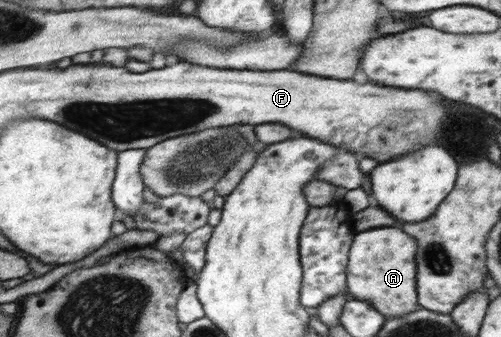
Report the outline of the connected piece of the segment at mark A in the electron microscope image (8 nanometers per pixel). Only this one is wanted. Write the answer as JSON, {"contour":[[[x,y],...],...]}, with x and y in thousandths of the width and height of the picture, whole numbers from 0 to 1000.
{"contour":[[[794,674],[713,688],[703,718],[703,786],[693,786],[693,869],[701,887],[739,896],[774,947],[842,917],[830,893],[830,733],[836,727],[826,706]]]}

